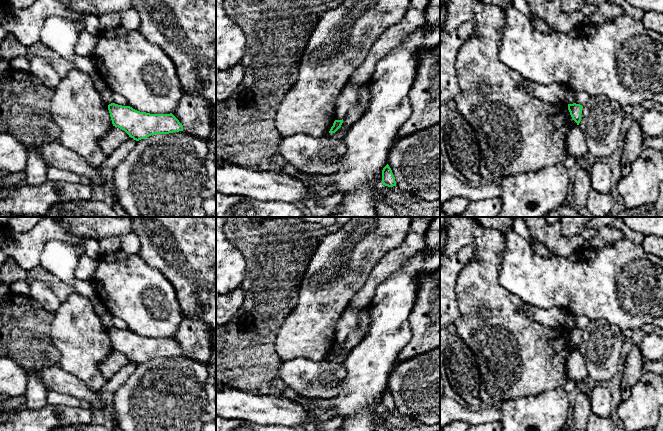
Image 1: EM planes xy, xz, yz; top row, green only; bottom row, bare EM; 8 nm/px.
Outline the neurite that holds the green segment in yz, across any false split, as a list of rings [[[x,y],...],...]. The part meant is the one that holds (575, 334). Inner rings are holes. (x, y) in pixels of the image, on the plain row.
[[[568,328],[568,334],[570,336],[570,339],[572,343],[577,347],[577,349],[579,349],[581,345],[582,332],[583,330],[580,328]]]

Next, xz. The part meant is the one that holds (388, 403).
[[[388,388],[382,394],[382,408],[388,411],[396,410],[395,401]]]

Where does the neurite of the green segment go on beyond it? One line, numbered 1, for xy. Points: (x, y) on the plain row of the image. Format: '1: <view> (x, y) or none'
1: none

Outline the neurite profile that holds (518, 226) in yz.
[[[512,217],[512,231],[527,240],[529,243],[535,239],[526,224],[518,217]]]

